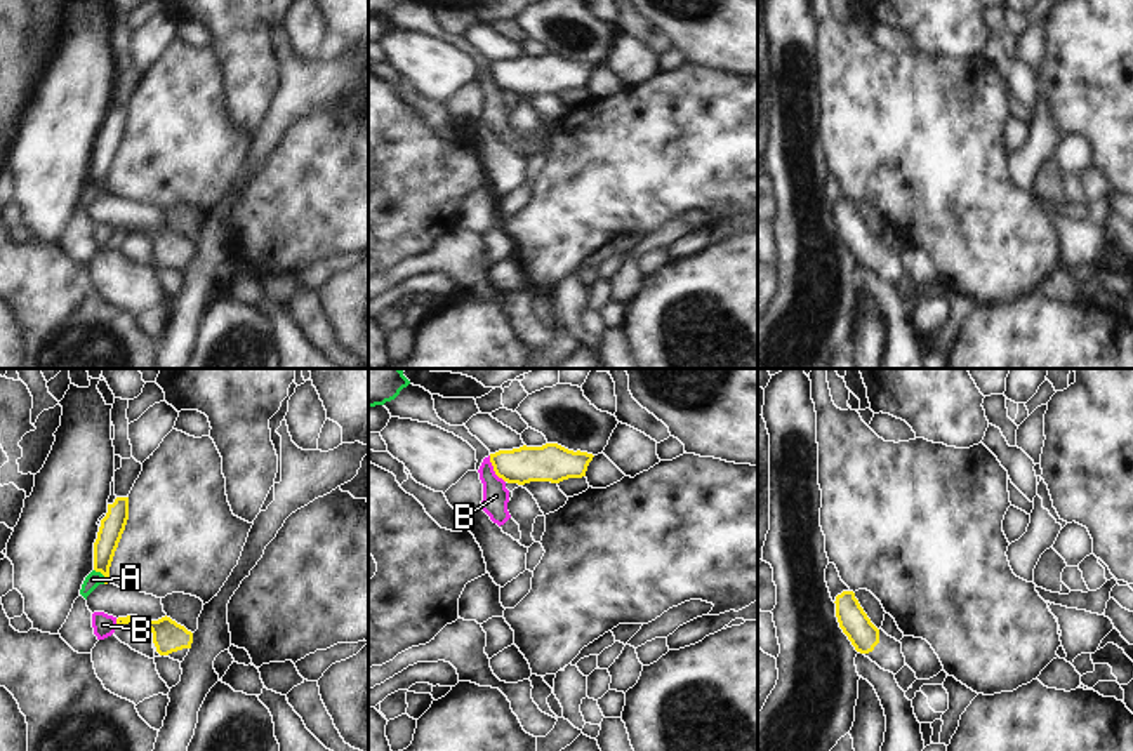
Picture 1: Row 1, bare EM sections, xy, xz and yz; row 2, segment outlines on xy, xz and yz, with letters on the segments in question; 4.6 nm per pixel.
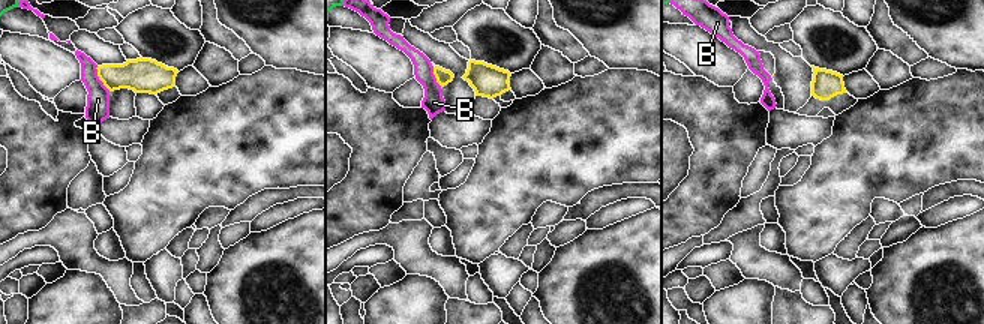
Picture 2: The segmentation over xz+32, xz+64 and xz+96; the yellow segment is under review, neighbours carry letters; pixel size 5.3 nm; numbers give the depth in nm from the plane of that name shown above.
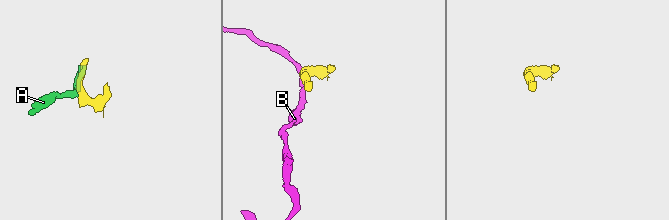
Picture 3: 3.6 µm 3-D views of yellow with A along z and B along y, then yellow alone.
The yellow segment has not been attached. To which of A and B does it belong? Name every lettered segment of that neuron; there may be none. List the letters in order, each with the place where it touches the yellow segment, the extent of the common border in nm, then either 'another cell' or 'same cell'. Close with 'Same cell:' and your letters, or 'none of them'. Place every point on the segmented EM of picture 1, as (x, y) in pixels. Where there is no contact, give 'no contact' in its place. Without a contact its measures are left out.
A: meets yellow in xy at (103, 574); contact 90 nm long; another cell
B: meets yellow in xz at (494, 470); contact 150 nm long; another cell
Same cell: none of them

